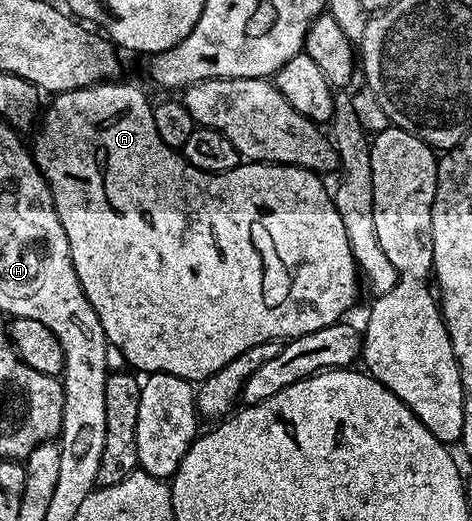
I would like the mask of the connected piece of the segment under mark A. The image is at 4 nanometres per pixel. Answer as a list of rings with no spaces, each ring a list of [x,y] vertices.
[[[119,81],[96,82],[93,86],[54,95],[42,111],[33,157],[51,190],[83,295],[97,312],[108,343],[123,353],[124,363],[128,367],[136,366],[131,367],[136,371],[172,374],[198,384],[257,344],[290,340],[338,323],[344,317],[342,314],[354,304],[355,297],[361,294],[361,279],[332,195],[323,187],[324,179],[303,166],[280,166],[270,162],[247,162],[224,174],[201,172],[190,166],[178,149],[165,145],[161,136],[157,136],[153,128],[153,106],[150,101],[147,103],[146,92],[131,82]]]

